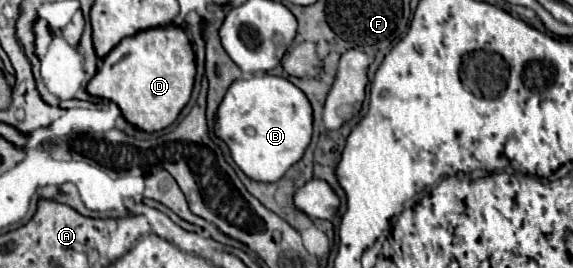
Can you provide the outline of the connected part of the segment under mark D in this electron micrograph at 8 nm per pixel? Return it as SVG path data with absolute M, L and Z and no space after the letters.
M178 24L148 28L122 40L90 80L88 92L112 100L124 118L140 130L154 132L170 126L190 100L196 76L196 58L188 34Z

